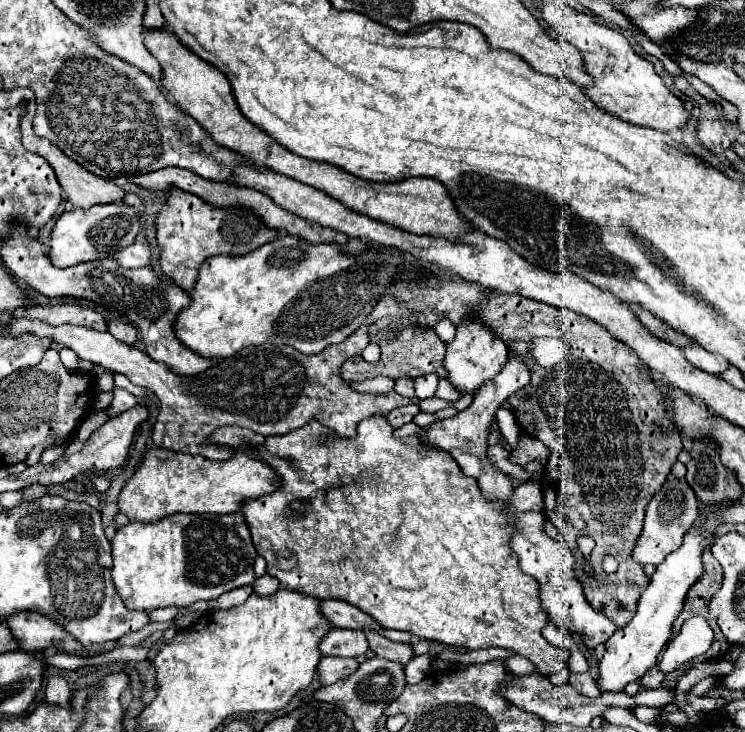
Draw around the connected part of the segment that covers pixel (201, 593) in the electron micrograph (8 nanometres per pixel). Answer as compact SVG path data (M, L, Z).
M243 513L231 515L169 515L155 523L127 523L117 529L111 539L113 547L113 583L127 609L159 609L159 607L189 607L195 601L217 599L219 595L251 585L255 581L253 563L257 551L251 543L251 535Z

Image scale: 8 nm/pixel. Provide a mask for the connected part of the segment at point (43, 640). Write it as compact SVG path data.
M33 611L13 613L7 625L11 627L13 635L19 639L23 651L35 653L37 649L59 645L59 641L63 641L65 651L85 651L85 647L81 647L69 633L65 633L61 625L49 621L47 617L41 617L39 613L33 613Z

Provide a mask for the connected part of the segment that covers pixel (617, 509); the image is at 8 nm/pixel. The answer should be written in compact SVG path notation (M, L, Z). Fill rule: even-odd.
M401 273L401 277L397 277L397 281L393 281L393 293L391 293L391 295L393 295L393 297L397 299L397 303L401 303L405 309L409 309L409 311L413 311L413 313L425 315L427 327L435 327L435 323L437 323L441 317L447 317L449 321L453 321L453 325L461 325L467 317L477 319L481 325L489 327L499 339L503 339L505 345L507 345L513 353L517 353L517 355L521 357L521 361L525 361L525 365L529 367L529 371L531 371L531 381L529 381L529 385L525 385L523 389L519 389L517 393L513 393L507 401L509 401L511 407L513 407L513 413L515 413L515 419L517 419L519 427L521 427L527 435L531 435L531 437L539 439L541 443L545 443L545 447L547 447L549 453L551 453L551 455L549 455L551 461L549 461L547 469L541 473L541 487L543 487L543 495L545 495L545 499L547 499L547 509L545 509L543 513L545 513L545 517L547 517L549 521L553 521L553 523L565 533L565 535L563 535L563 537L565 537L565 543L567 543L575 553L579 553L577 547L573 547L577 535L569 533L571 529L569 529L569 525L565 525L565 523L567 523L567 509L577 509L577 511L581 513L581 517L583 517L585 523L587 523L587 527L581 531L581 535L587 535L587 537L591 537L591 539L595 541L595 549L593 549L591 555L589 555L589 563L593 565L595 575L593 575L593 577L587 577L587 575L583 573L583 557L575 563L575 575L577 575L577 579L581 581L583 593L585 593L587 601L593 605L593 609L601 611L601 613L607 615L613 623L617 623L619 627L623 627L623 625L633 617L633 613L635 613L635 609L637 609L637 601L639 601L641 593L645 591L645 585L649 585L649 577L645 575L643 567L637 565L637 561L633 561L633 557L631 557L633 545L637 543L637 537L641 535L641 521L643 521L643 517L645 517L645 507L647 507L649 499L657 493L657 489L661 489L663 481L665 481L667 475L671 473L671 465L677 461L677 455L679 455L679 451L683 449L683 443L681 443L679 433L675 431L673 423L671 423L671 421L667 419L667 415L665 415L665 403L663 403L661 389L657 387L657 381L651 377L649 367L647 367L645 363L641 363L639 357L637 357L631 349L627 349L627 345L623 345L621 341L617 341L609 331L601 329L601 325L593 325L593 321L589 321L589 317L581 317L581 315L577 315L577 313L573 313L573 311L569 311L569 309L555 309L555 307L545 305L545 303L529 301L527 297L497 293L497 291L493 291L493 289L485 289L485 287L481 287L481 285L477 285L477 283L467 283L467 281L461 281L461 279L447 279L447 277L441 279L441 277L435 275L435 277L433 277L433 285L429 283L429 279L431 279L431 277L417 277L415 273ZM529 337L563 337L563 339L567 339L567 343L569 343L569 353L565 355L565 359L563 359L559 365L555 365L555 367L551 367L551 369L543 369L543 367L539 367L539 365L533 361L533 357L529 355ZM605 553L611 553L611 555L619 561L619 569L617 569L617 573L613 573L613 575L607 575L607 573L601 569L601 561L603 561Z

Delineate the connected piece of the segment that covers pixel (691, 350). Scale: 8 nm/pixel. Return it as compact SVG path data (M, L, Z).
M699 345L685 347L683 351L685 351L685 359L687 359L693 367L697 367L697 369L701 369L701 371L707 371L707 373L711 373L711 375L721 375L721 373L729 367L729 363L727 363L721 355L709 353L709 351L705 351L703 347L699 347Z

